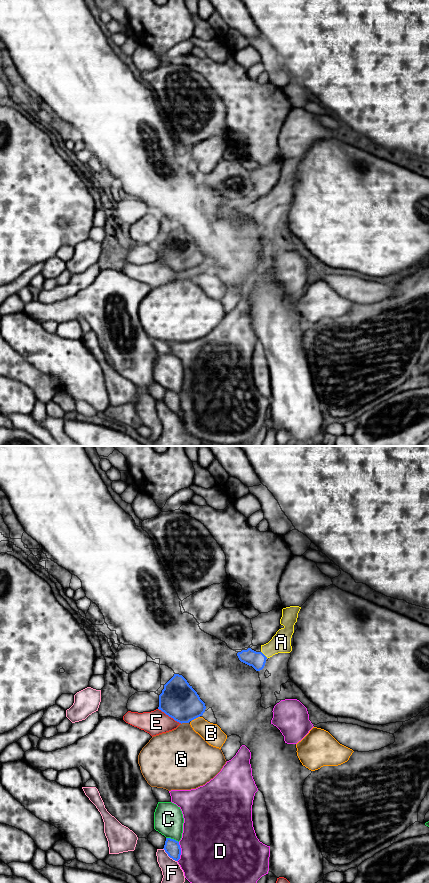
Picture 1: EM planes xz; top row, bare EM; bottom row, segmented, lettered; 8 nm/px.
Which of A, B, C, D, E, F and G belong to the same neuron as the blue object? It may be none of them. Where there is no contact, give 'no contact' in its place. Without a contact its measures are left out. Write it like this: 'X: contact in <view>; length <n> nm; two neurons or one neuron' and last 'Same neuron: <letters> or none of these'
A: contact in xz; length 80 nm; one neuron
B: contact in xz; length 80 nm; two neurons
C: contact in xz; length 110 nm; two neurons
D: contact in xz; length 160 nm; two neurons
E: contact in xz; length 220 nm; two neurons
F: contact in xz; length 160 nm; two neurons
G: contact in xz; length 70 nm; two neurons
Same neuron: A

